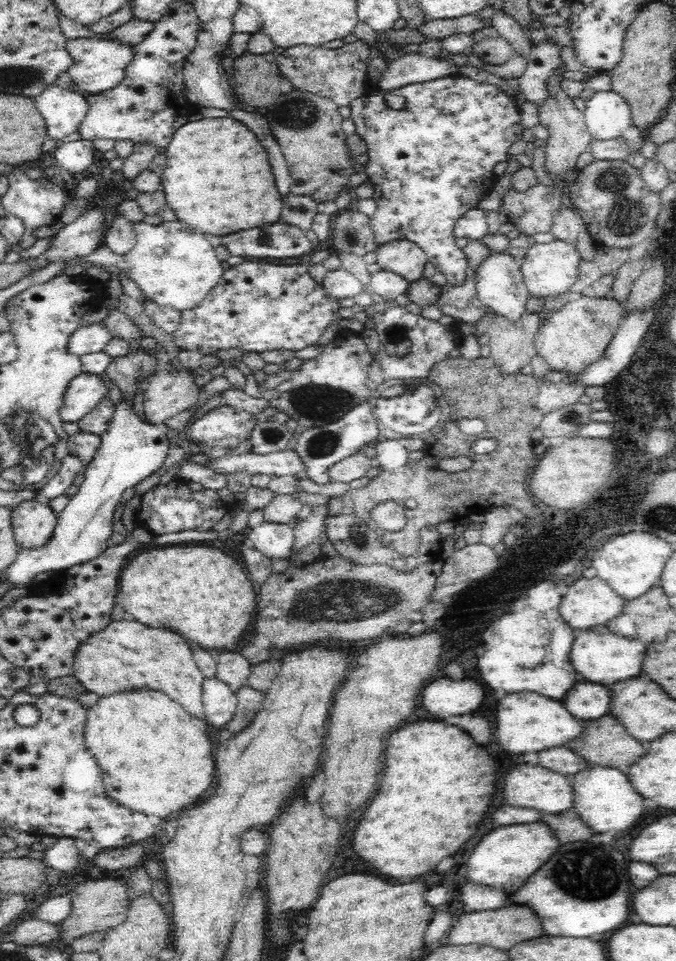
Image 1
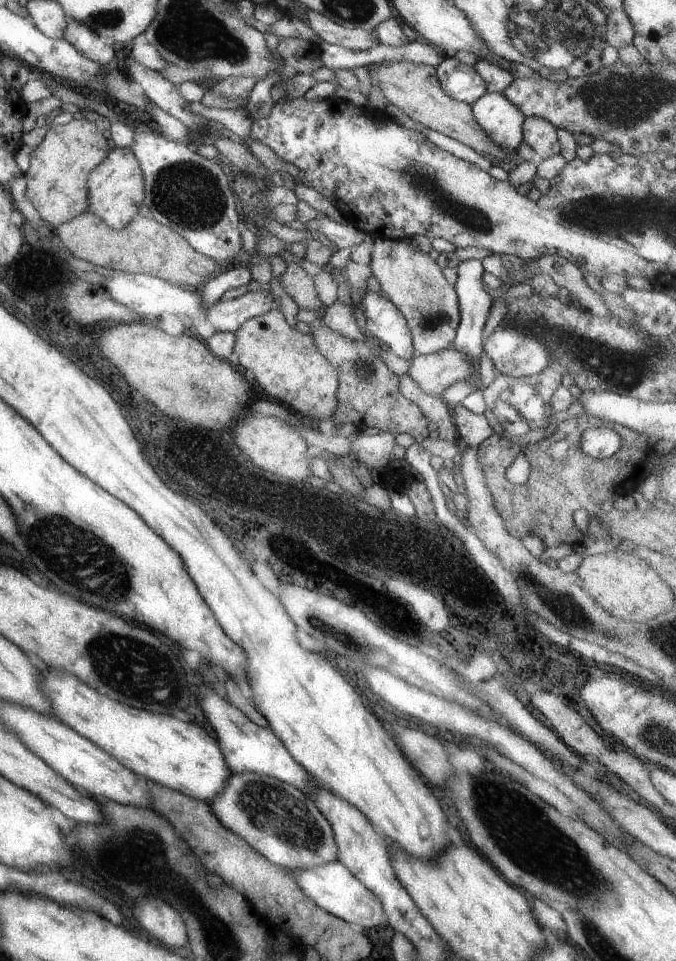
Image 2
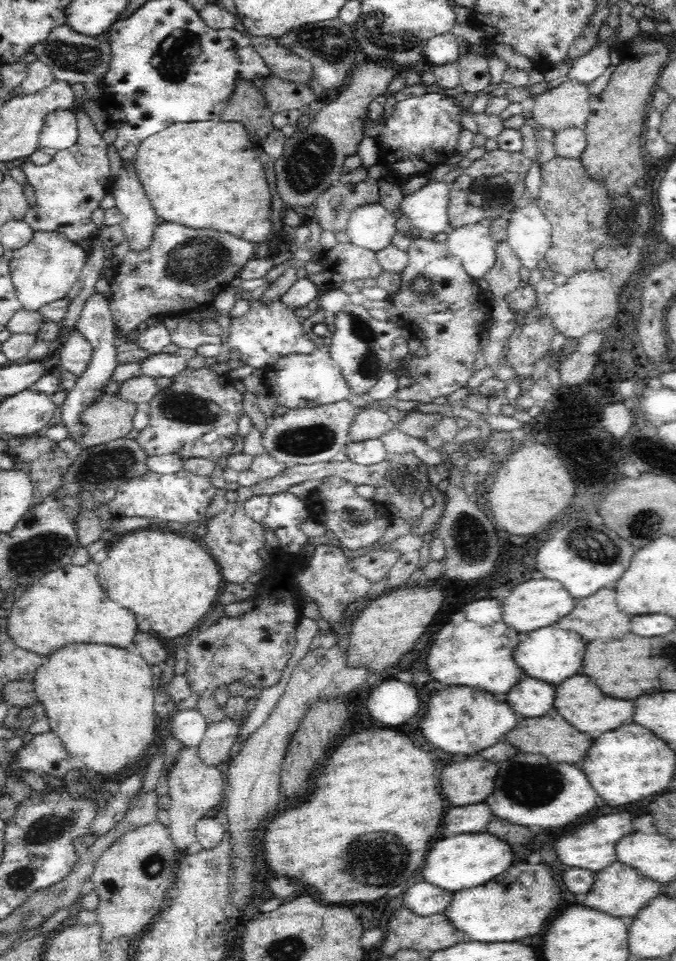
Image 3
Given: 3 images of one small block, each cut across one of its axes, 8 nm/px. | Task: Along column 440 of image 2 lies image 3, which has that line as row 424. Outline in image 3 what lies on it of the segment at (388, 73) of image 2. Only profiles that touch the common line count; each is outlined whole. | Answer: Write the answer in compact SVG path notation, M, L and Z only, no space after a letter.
M116 393L100 396L98 402L90 404L82 414L80 421L86 425L86 432L76 442L78 450L90 448L124 438L134 428L132 418L138 405L124 400Z

